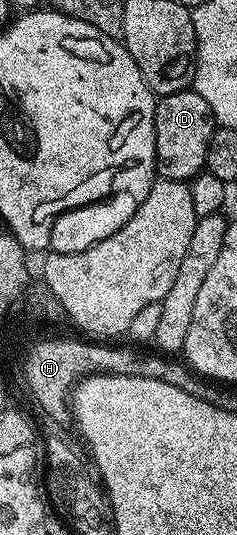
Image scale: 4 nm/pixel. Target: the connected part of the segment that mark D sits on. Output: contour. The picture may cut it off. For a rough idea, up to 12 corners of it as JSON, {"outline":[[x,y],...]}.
{"outline":[[189,90],[159,97],[155,175],[205,171],[212,111]]}

